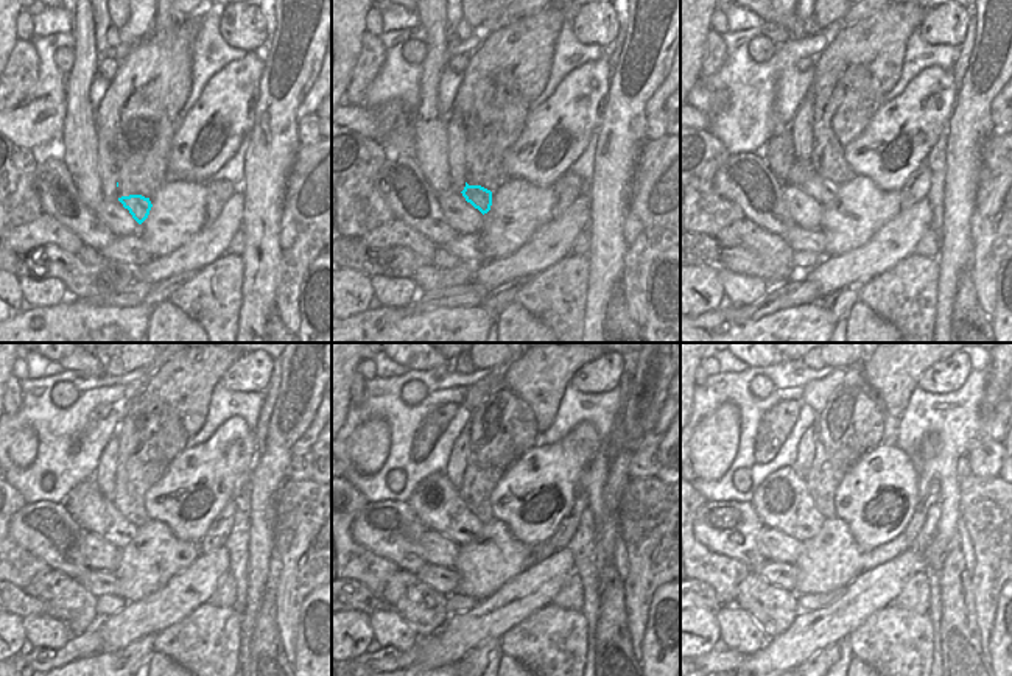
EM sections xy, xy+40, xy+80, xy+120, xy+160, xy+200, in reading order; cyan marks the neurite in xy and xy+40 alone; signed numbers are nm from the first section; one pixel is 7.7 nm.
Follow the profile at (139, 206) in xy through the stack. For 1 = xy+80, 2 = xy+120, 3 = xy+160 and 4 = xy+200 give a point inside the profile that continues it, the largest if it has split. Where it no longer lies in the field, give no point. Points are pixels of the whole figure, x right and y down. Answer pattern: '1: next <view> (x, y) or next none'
1: next xy+80 (779, 153)
2: next xy+120 (94, 513)
3: next xy+160 (436, 502)
4: next xy+200 (782, 502)

